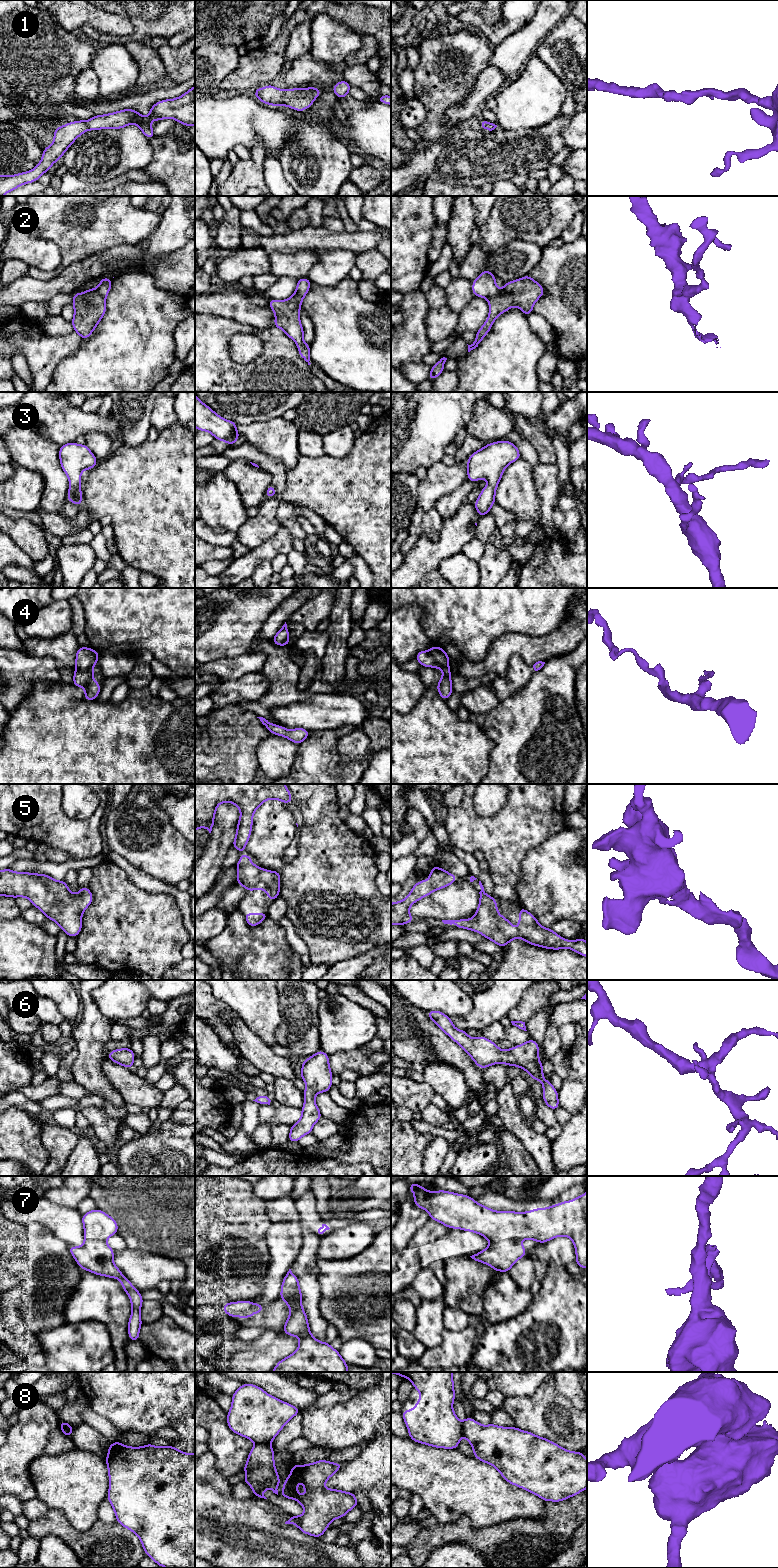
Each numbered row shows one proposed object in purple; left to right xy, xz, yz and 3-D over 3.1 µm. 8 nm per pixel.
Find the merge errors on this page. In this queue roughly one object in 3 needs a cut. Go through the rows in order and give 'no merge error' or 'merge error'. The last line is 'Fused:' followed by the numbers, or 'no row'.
1: no merge error
2: merge error
3: no merge error
4: merge error
5: no merge error
6: no merge error
7: merge error
8: merge error
Fused: 2, 4, 7, 8

